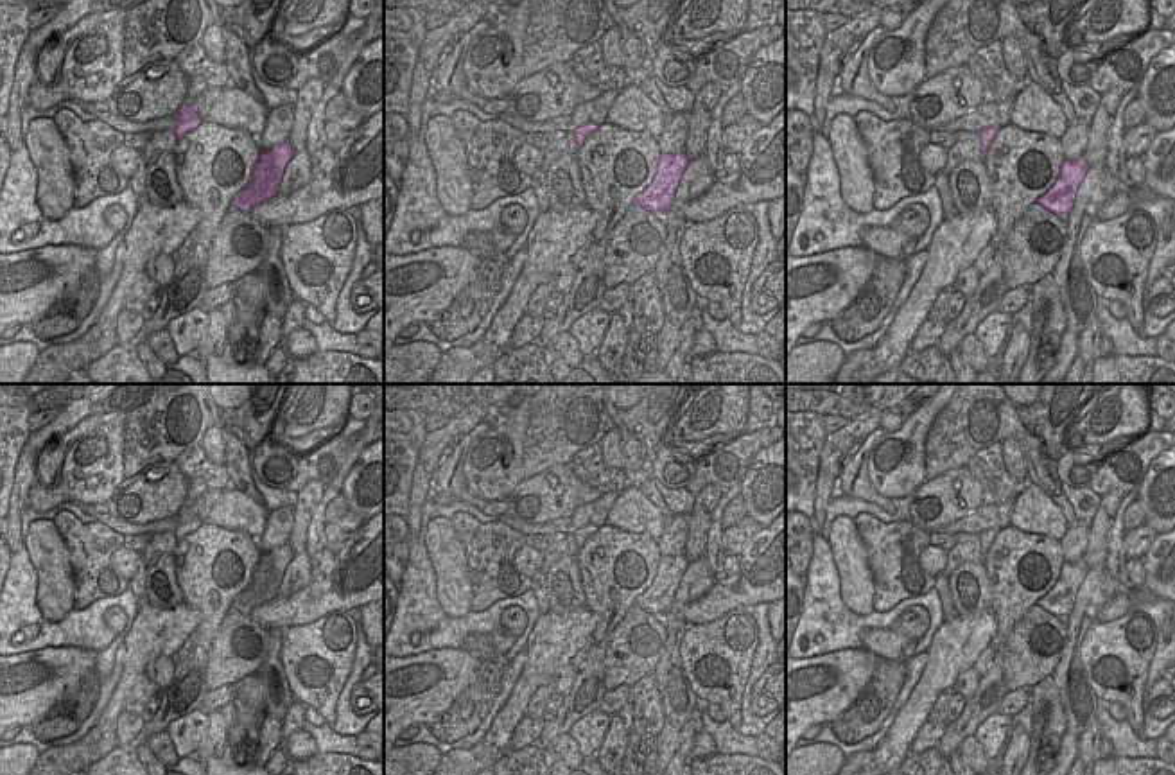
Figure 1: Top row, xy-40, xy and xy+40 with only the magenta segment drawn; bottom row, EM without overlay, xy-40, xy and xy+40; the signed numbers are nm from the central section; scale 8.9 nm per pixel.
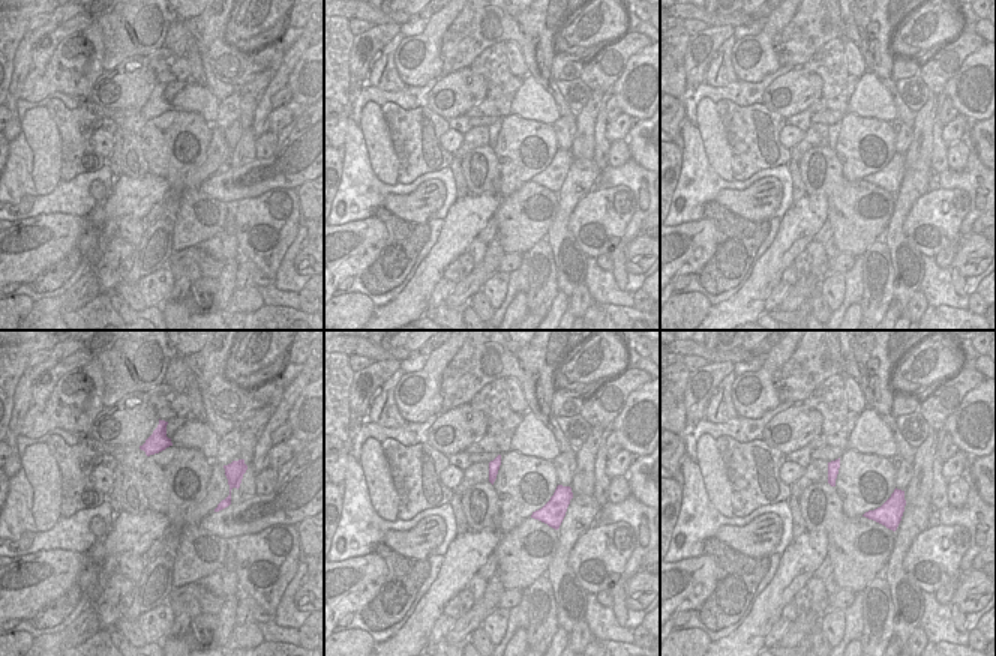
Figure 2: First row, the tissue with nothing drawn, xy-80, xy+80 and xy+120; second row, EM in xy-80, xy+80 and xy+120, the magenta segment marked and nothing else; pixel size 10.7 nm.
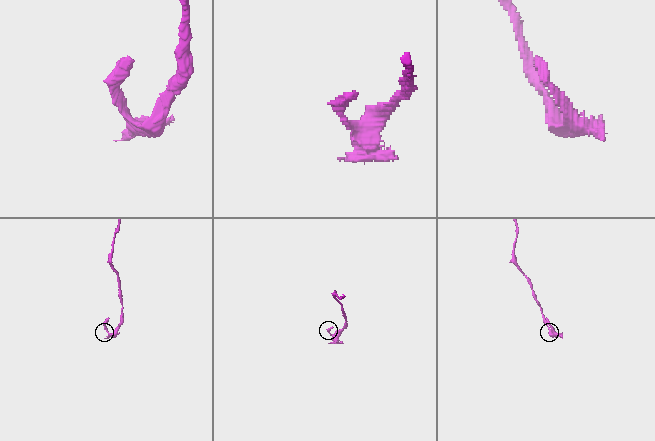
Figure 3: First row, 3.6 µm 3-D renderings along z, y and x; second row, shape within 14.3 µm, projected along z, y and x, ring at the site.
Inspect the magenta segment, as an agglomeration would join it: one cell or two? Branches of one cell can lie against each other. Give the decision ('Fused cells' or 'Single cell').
Fused cells

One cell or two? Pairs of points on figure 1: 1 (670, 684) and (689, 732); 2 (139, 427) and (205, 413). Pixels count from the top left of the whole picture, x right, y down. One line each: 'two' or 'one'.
1: two
2: one

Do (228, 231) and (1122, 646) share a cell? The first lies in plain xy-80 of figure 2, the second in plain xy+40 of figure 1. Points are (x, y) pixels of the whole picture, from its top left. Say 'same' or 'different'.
different

